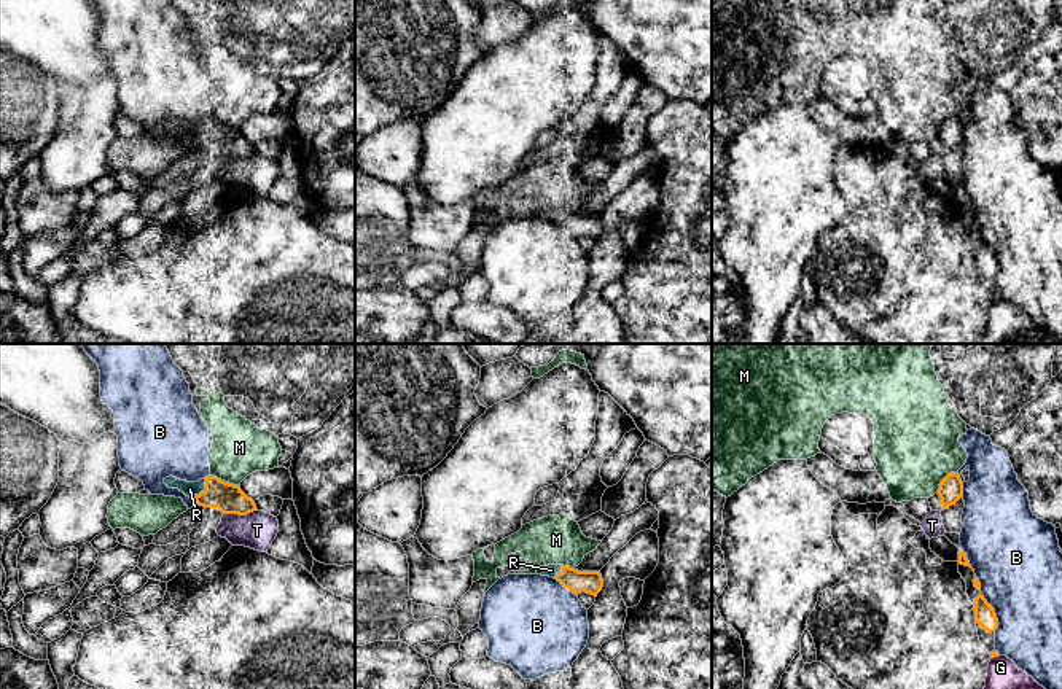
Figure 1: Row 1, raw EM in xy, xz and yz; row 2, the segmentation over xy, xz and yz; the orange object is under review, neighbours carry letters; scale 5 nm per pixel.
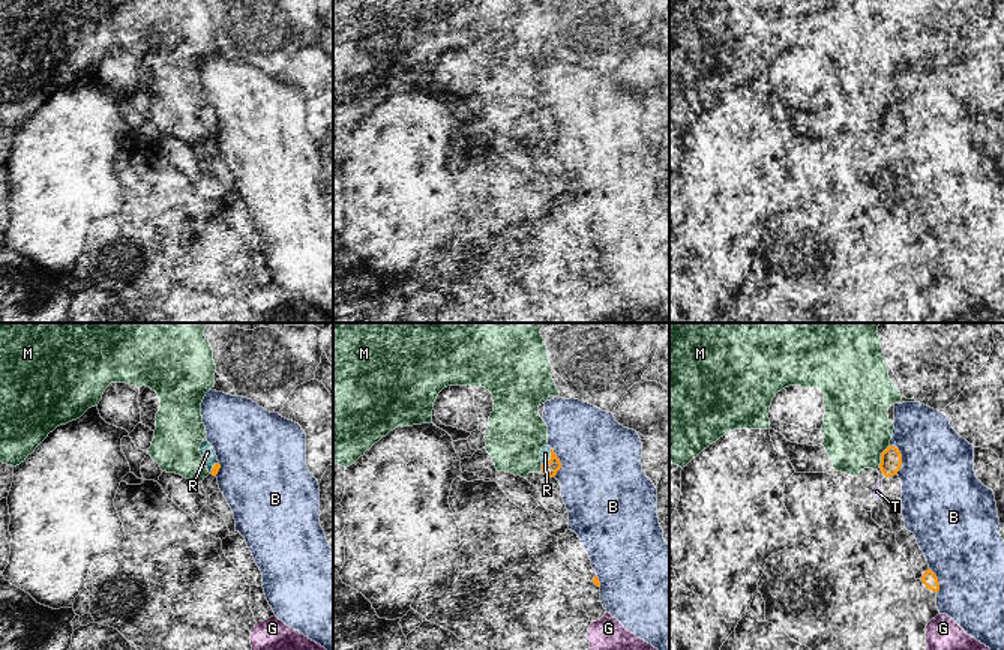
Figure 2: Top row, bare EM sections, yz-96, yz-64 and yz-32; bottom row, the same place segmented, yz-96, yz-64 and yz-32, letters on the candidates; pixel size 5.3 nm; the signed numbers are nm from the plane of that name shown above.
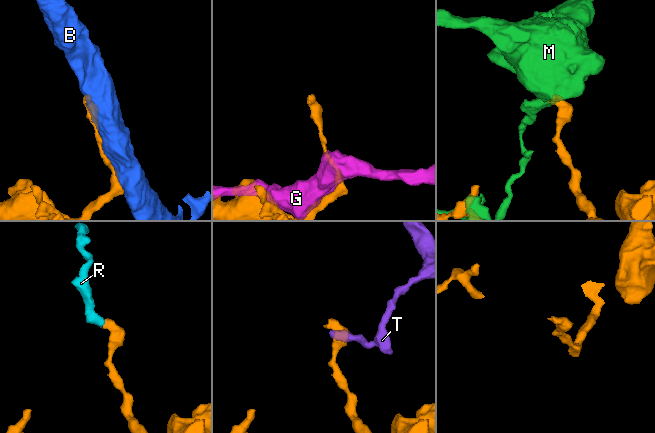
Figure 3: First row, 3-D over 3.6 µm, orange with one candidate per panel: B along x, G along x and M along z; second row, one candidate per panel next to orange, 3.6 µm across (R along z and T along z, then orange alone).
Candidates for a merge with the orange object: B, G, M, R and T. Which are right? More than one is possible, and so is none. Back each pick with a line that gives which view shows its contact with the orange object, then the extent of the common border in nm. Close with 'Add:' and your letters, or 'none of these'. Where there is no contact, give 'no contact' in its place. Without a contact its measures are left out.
R: contact in xy; length 130 nm
Add: R

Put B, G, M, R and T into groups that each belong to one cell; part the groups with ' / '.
B / G / M / R / T

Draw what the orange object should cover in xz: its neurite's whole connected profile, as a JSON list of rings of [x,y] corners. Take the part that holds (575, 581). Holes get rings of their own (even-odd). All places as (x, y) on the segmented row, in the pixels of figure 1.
[[[564,565],[538,566],[535,574],[549,576],[557,579],[575,595],[586,592],[594,597],[602,590],[603,579],[600,571],[578,571]]]

